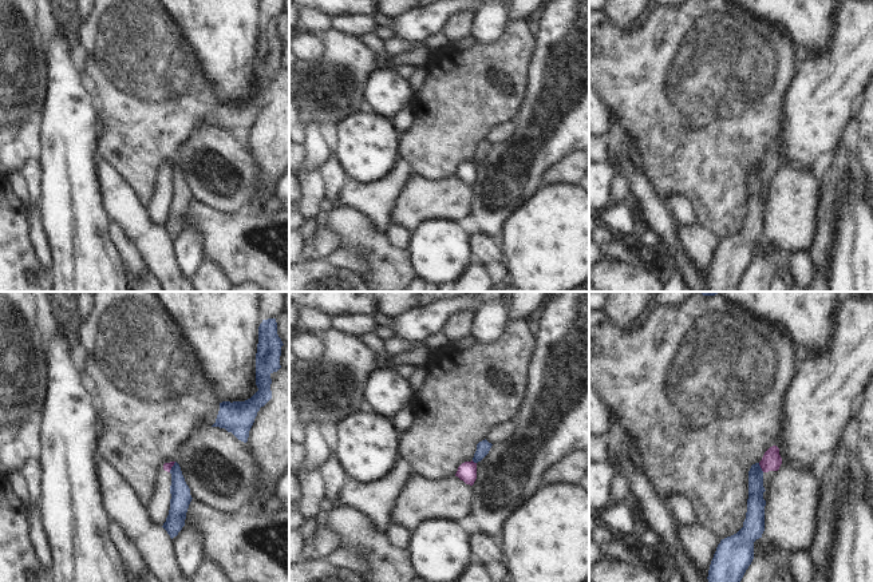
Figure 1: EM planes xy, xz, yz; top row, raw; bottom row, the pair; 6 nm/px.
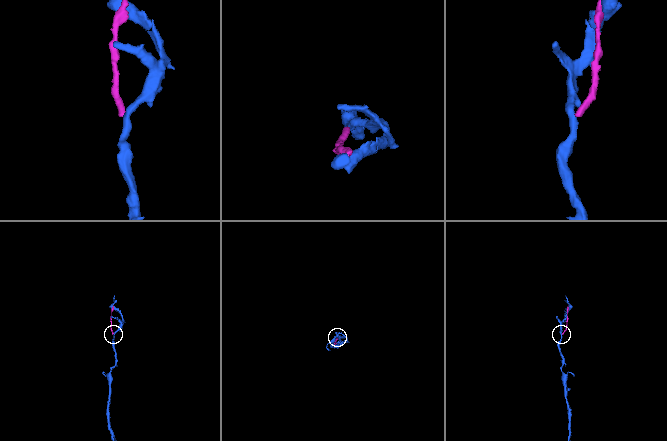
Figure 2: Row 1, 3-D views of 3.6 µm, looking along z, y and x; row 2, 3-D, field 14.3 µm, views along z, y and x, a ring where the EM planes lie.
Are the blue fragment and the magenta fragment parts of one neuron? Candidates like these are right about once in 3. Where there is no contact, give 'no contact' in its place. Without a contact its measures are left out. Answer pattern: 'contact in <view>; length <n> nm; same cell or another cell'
contact in yz; length 70 nm; another cell

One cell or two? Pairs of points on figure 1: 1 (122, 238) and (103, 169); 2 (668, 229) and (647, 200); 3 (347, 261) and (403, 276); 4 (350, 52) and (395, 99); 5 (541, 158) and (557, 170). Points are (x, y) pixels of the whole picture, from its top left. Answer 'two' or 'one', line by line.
1: two
2: one
3: two
4: two
5: two

